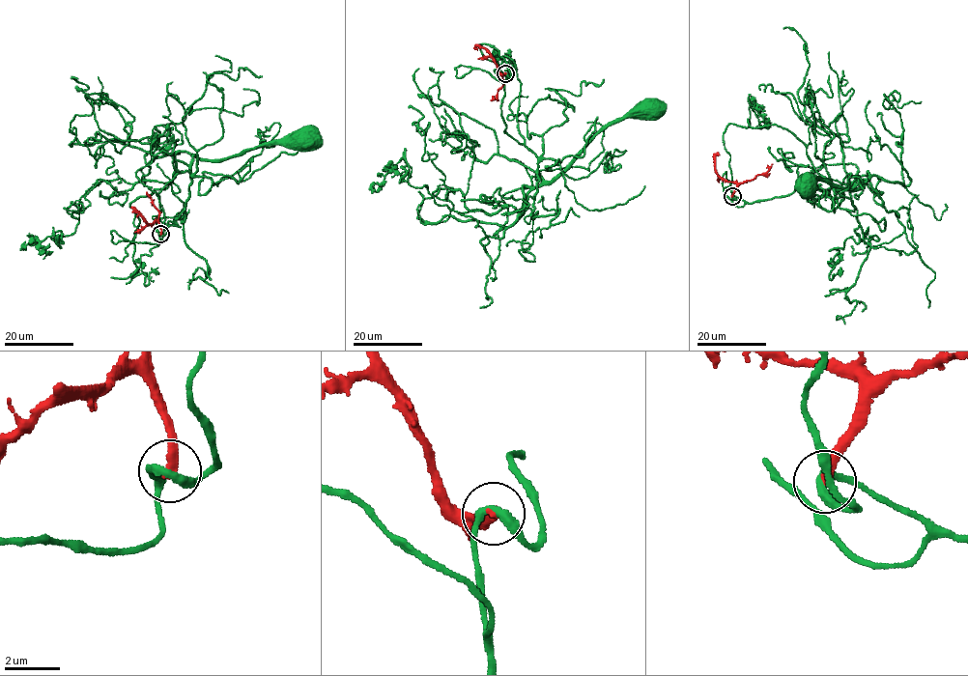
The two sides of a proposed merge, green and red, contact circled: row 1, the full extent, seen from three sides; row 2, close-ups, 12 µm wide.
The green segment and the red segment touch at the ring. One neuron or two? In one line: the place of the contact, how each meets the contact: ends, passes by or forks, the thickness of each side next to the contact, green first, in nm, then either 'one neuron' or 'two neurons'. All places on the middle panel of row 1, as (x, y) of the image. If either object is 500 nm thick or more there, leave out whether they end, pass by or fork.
at (505, 73); green passes by; red ends there; 320 nm thick on the green side, 360 nm on the other; two neurons

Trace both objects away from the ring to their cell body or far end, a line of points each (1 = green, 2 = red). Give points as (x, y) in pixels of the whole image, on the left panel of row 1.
1: (161, 234), (156, 225), (158, 194), (177, 173), (191, 175), (194, 155), (221, 160), (262, 145), (305, 138)
2: (161, 234), (156, 222), (150, 224), (132, 206)

